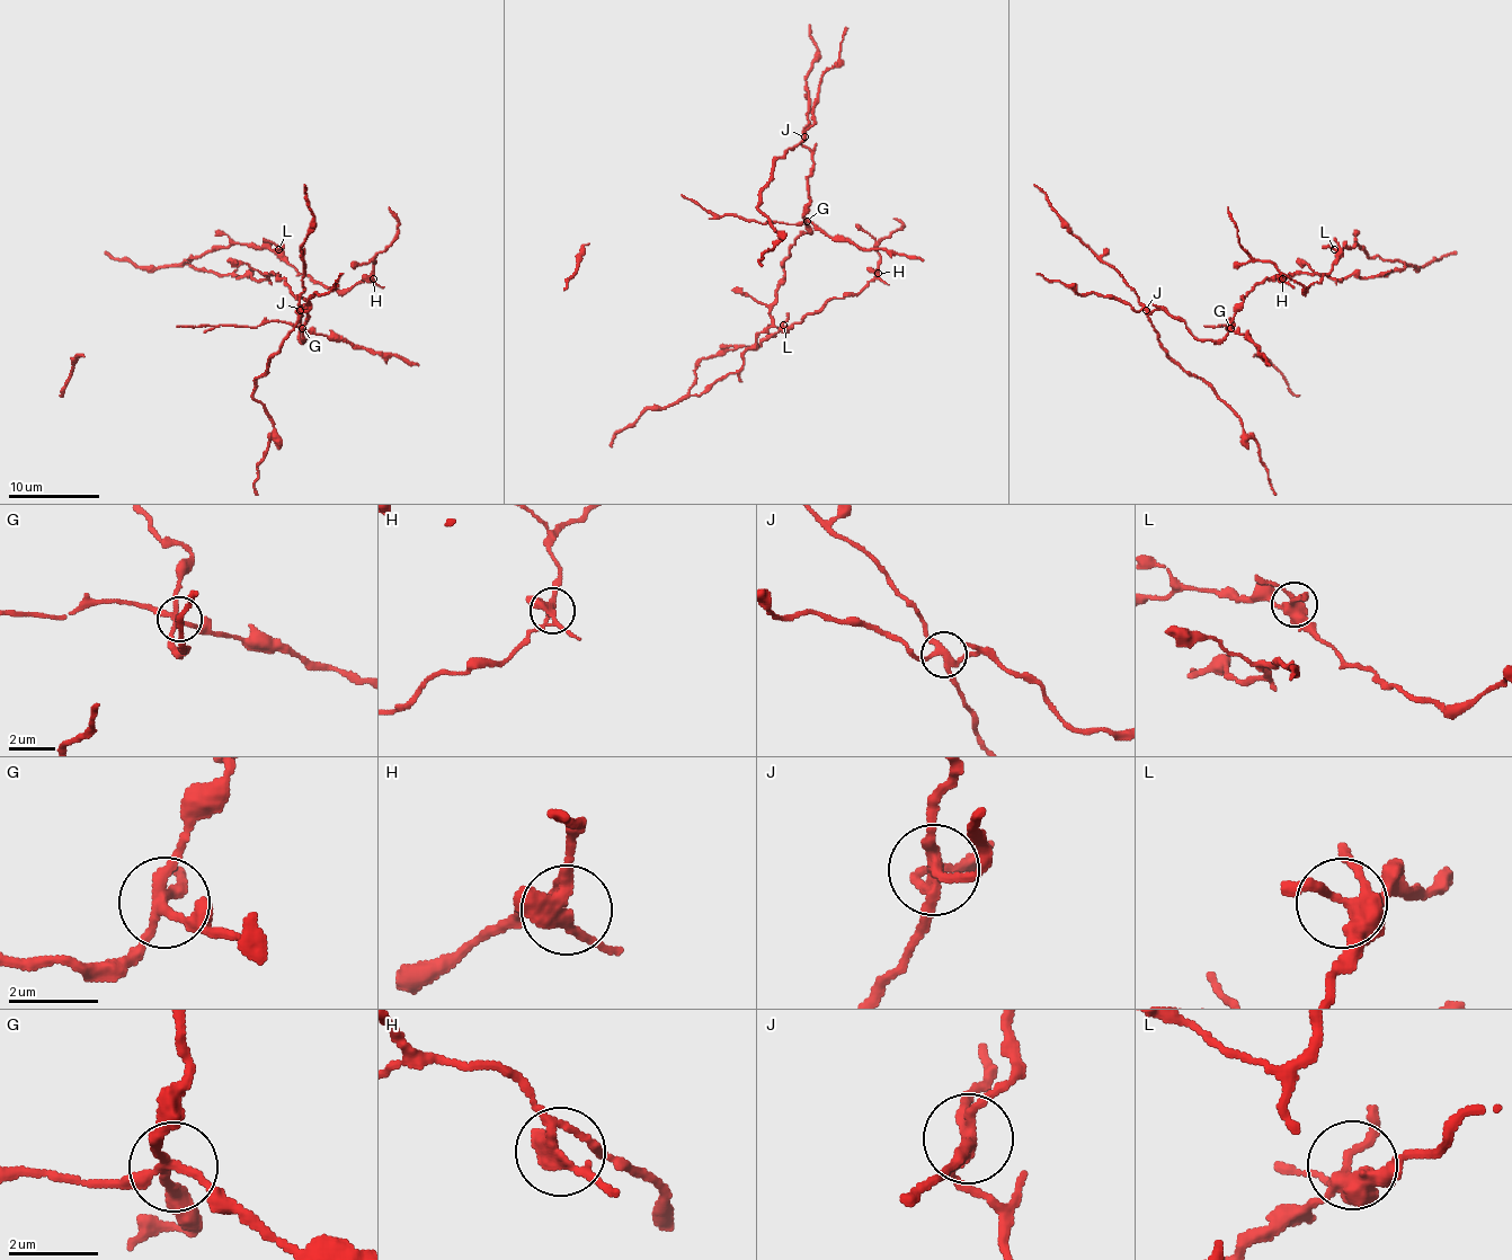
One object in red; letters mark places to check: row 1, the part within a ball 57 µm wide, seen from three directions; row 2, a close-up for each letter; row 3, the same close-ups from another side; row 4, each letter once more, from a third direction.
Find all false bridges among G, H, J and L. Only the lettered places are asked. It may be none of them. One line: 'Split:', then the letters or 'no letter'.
Split: G, J

